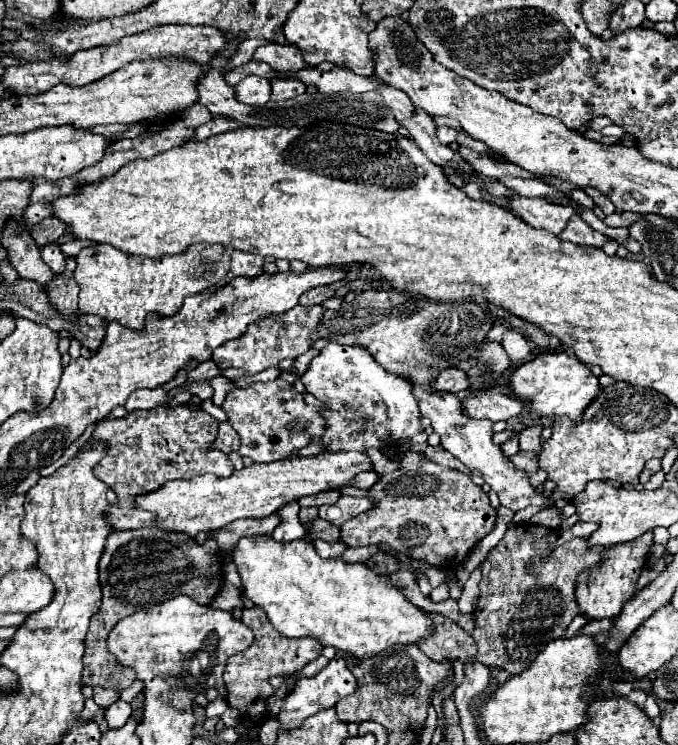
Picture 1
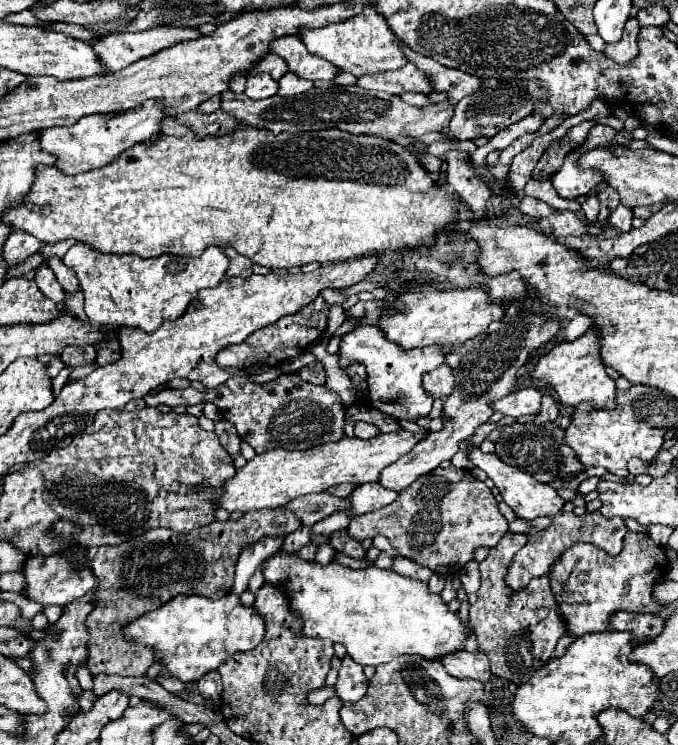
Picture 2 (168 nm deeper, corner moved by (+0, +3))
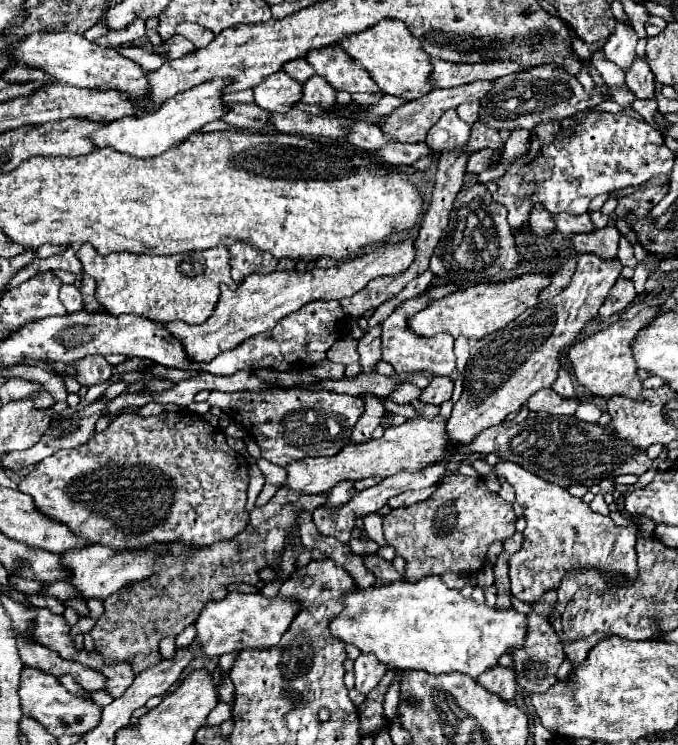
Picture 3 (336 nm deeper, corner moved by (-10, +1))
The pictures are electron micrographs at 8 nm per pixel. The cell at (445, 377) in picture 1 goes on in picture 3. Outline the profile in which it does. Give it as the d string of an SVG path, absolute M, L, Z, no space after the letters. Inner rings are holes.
M435 377L427 389L421 391L419 401L421 403L431 403L431 405L441 405L443 401L451 399L453 395L453 383L449 377Z

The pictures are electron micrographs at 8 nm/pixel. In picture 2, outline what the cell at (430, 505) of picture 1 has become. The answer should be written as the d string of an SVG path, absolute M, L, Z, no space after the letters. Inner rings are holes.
M451 465L419 475L409 487L399 491L399 497L393 503L373 513L353 517L347 531L357 541L385 535L403 557L429 567L439 575L453 575L473 559L477 547L497 545L507 529L509 523L499 513L491 489L477 481L471 471Z

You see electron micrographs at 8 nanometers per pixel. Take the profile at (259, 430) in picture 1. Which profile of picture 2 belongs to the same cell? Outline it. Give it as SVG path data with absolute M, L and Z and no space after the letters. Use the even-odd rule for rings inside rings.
M285 373L277 379L257 385L251 383L245 377L233 377L227 383L215 387L197 391L193 387L185 391L177 389L161 389L157 393L149 393L143 397L147 407L159 407L159 405L197 405L211 401L219 407L221 415L227 415L227 421L231 421L241 435L245 443L249 443L257 453L265 453L269 449L289 449L289 451L303 451L311 449L323 443L331 443L343 437L343 403L341 399L321 385L305 383L297 373Z

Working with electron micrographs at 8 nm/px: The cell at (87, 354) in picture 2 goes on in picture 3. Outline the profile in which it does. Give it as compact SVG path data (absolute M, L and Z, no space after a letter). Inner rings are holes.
M83 359L77 361L77 381L81 385L95 385L95 383L105 383L113 377L113 367L107 365L105 359Z

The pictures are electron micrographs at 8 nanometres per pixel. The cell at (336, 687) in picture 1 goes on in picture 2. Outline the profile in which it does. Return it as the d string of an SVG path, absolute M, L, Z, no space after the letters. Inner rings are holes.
M347 655L341 659L341 669L335 683L335 693L343 703L359 701L367 693L367 677L363 673L363 667L359 663L353 663L353 659Z

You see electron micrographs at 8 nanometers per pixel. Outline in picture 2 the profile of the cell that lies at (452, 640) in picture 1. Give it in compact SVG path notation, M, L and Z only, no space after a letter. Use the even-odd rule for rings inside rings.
M461 649L455 653L447 653L439 661L445 667L445 671L453 677L469 677L469 679L479 679L483 683L487 683L491 677L489 659L481 651L469 653L469 651Z

